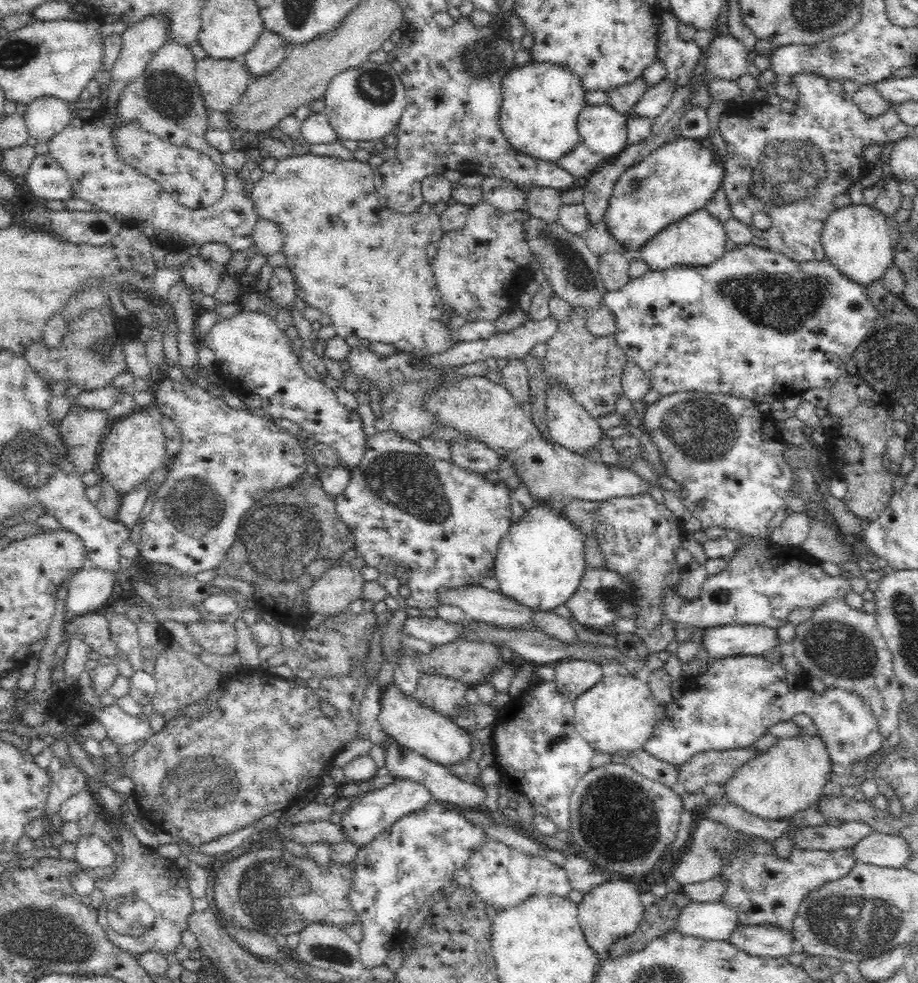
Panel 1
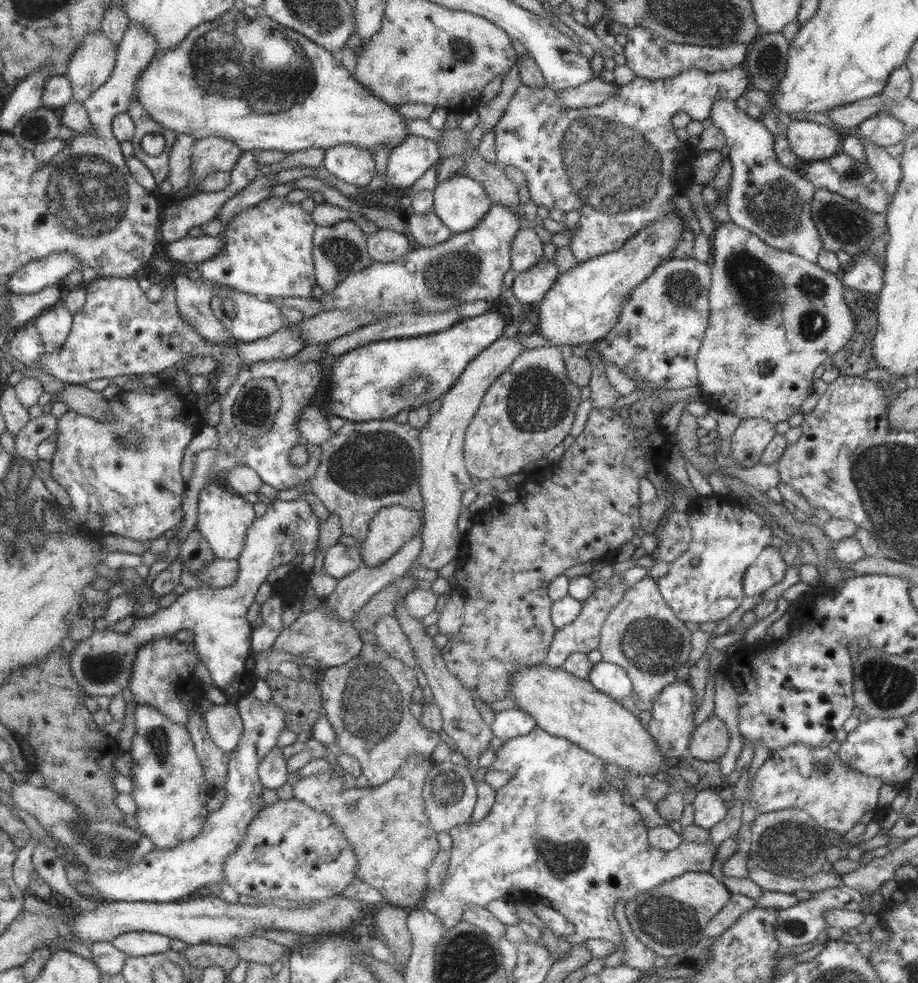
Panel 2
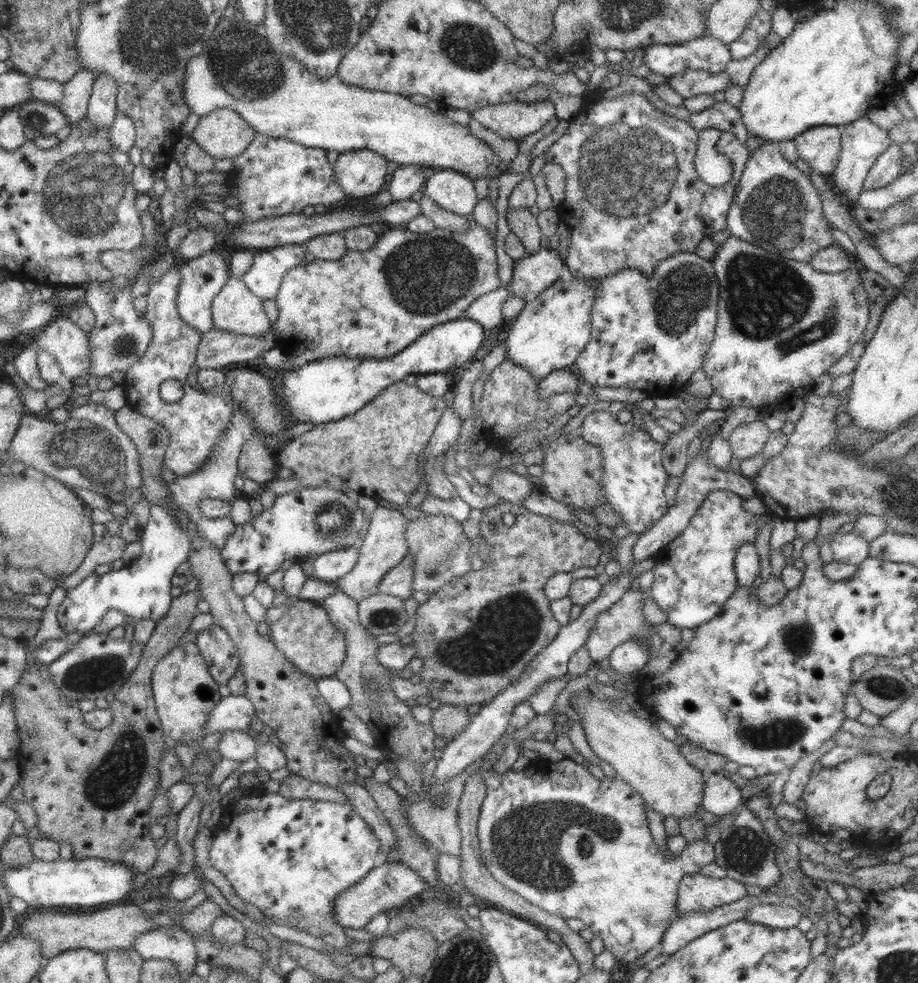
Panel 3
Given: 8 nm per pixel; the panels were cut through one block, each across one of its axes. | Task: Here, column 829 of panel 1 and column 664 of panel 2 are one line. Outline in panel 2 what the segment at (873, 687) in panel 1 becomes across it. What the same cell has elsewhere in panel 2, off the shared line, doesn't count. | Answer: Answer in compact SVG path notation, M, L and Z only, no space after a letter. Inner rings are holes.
M650 576L643 577L626 589L619 602L611 607L599 632L596 650L600 652L602 661L623 668L632 682L632 691L645 703L653 701L665 685L675 680L677 669L685 664L691 648L691 631L687 630L684 623L673 615L671 608L661 598L655 580Z

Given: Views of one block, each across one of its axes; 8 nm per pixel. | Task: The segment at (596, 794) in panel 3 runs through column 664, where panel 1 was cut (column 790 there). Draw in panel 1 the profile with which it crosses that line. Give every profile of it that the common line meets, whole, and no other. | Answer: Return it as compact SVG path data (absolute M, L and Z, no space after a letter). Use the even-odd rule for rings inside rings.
M754 837L752 846L740 848L740 852L722 868L719 874L726 881L726 894L722 903L728 903L737 912L740 925L763 924L792 930L794 916L798 908L813 890L831 881L836 881L853 870L857 863L853 848L834 851L801 850L793 848L792 856L786 860L776 857L775 850L769 842Z

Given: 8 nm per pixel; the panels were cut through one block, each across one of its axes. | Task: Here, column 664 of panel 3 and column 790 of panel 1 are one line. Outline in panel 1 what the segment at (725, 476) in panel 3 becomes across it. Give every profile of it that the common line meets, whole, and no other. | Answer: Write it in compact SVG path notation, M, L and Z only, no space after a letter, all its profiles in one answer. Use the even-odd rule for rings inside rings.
M805 511L790 512L779 526L769 531L768 539L782 546L800 549L801 542L808 536L808 516Z

